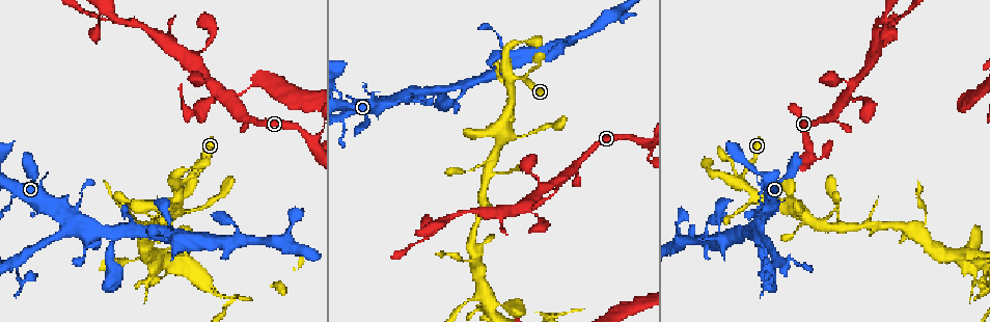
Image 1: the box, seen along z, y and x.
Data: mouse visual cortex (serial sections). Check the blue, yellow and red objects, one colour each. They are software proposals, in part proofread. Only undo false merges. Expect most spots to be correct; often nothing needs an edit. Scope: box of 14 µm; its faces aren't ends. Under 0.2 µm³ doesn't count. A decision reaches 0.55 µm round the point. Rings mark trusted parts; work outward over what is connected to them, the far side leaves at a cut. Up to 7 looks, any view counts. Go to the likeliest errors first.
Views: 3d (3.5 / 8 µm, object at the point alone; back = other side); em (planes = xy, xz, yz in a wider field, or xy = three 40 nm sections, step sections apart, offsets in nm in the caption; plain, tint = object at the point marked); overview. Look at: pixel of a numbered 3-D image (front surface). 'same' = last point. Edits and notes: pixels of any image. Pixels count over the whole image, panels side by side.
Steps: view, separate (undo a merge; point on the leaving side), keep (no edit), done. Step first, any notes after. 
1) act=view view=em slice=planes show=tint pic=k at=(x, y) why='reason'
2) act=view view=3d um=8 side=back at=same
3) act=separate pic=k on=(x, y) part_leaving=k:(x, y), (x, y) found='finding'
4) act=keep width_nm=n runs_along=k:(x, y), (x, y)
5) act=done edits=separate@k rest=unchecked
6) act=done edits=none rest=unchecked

act=view view=3d um=3.5 pic=1 at=(450, 218) why='sharp bend'

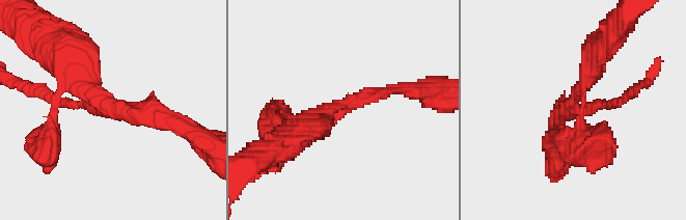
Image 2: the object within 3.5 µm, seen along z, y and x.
act=view view=em slice=xy step=5 show=tint pic=2 at=(340, 110) why='now the EM'

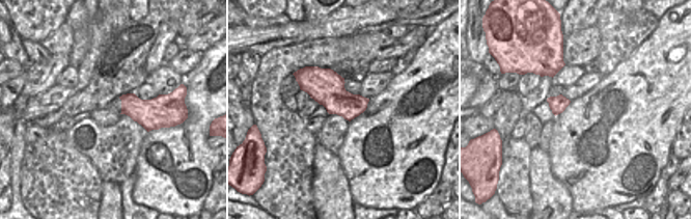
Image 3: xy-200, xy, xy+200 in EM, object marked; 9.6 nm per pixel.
act=keep width_nm=320 runs_along=2:(405, 87), (294, 117) found='one cell here'

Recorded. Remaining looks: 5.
act=view view=3d um=3.5 pic=1 at=(643, 142) why='branch point'

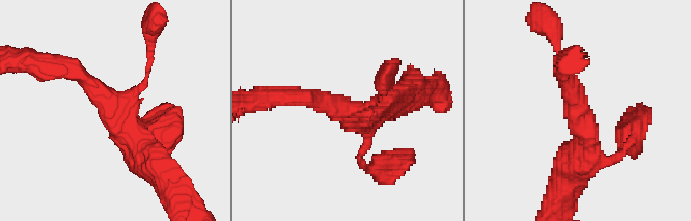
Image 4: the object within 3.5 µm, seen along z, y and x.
act=view view=em slice=xy step=2 show=tint pic=4 at=(578, 109) why='shape alone is not enough'

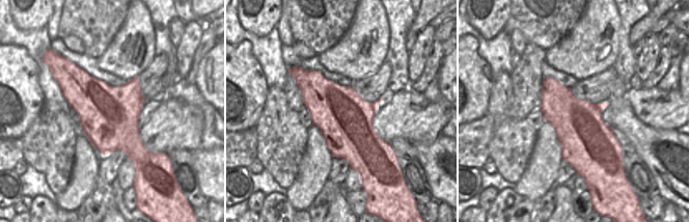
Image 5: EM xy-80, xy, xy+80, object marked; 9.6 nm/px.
act=view view=em slice=xy step=5 show=tint at=same why='another direction'

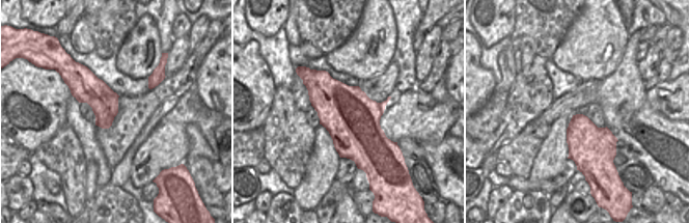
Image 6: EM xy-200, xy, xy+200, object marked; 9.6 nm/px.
act=keep arm_widths_nm=100,250,300 runs_along=4:(60, 64), (108, 103), (134, 161) found='continuous, no second cell'

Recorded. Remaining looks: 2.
act=view view=3d um=3.5 pic=1 at=(68, 224) why='three arms meet'

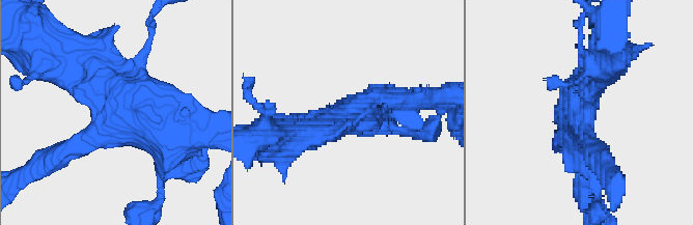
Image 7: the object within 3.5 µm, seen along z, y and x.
act=view view=em slice=xy step=5 show=tint pic=7 at=(583, 114) why='need the tissue'

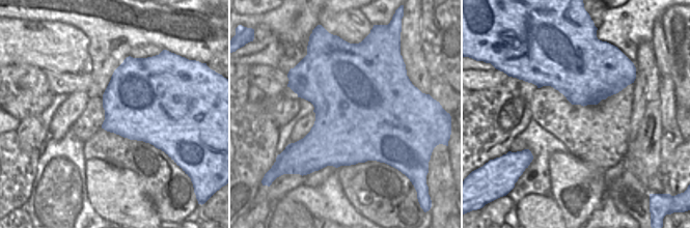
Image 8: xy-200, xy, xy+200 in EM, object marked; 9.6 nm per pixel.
act=keep runs_along=7:(72, 61), (187, 125) found='one cell here'

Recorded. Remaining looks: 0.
act=done edits=none rest=unchecked

